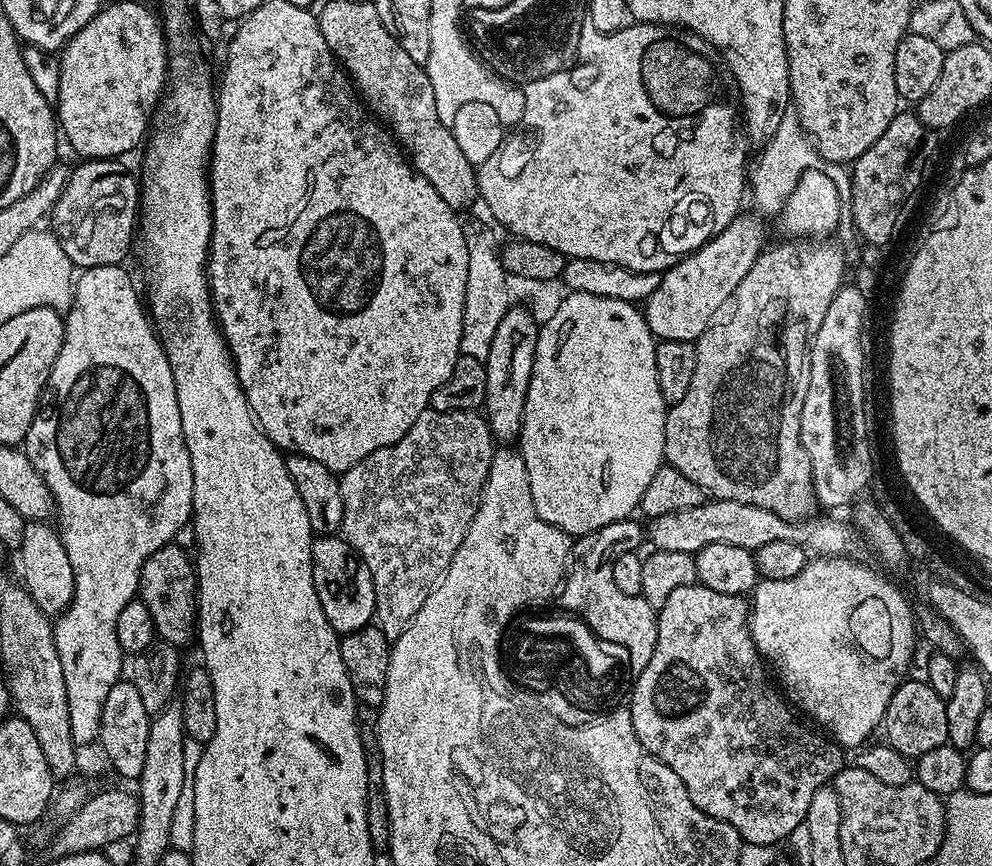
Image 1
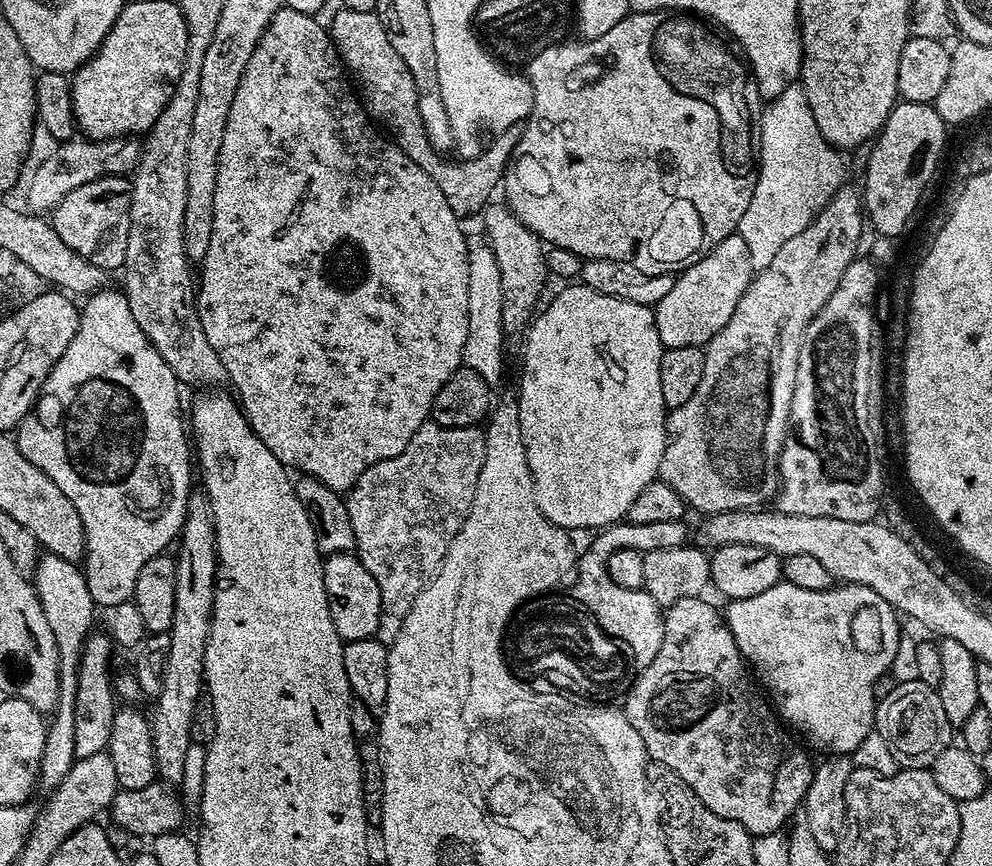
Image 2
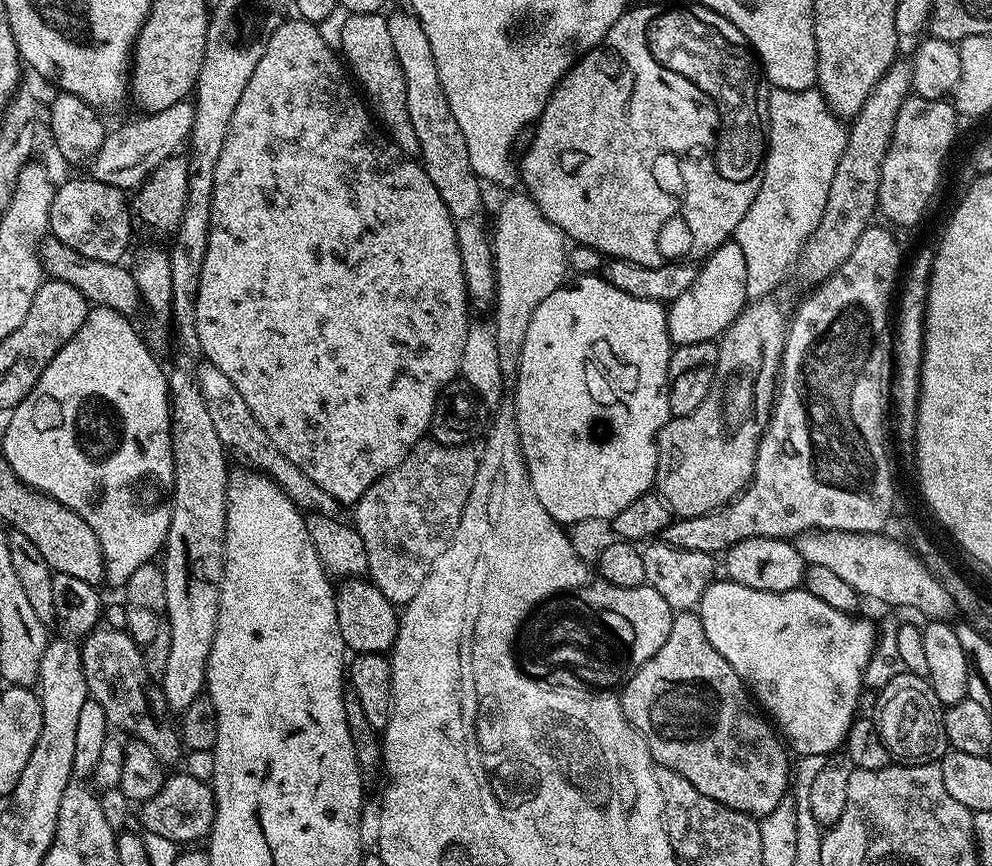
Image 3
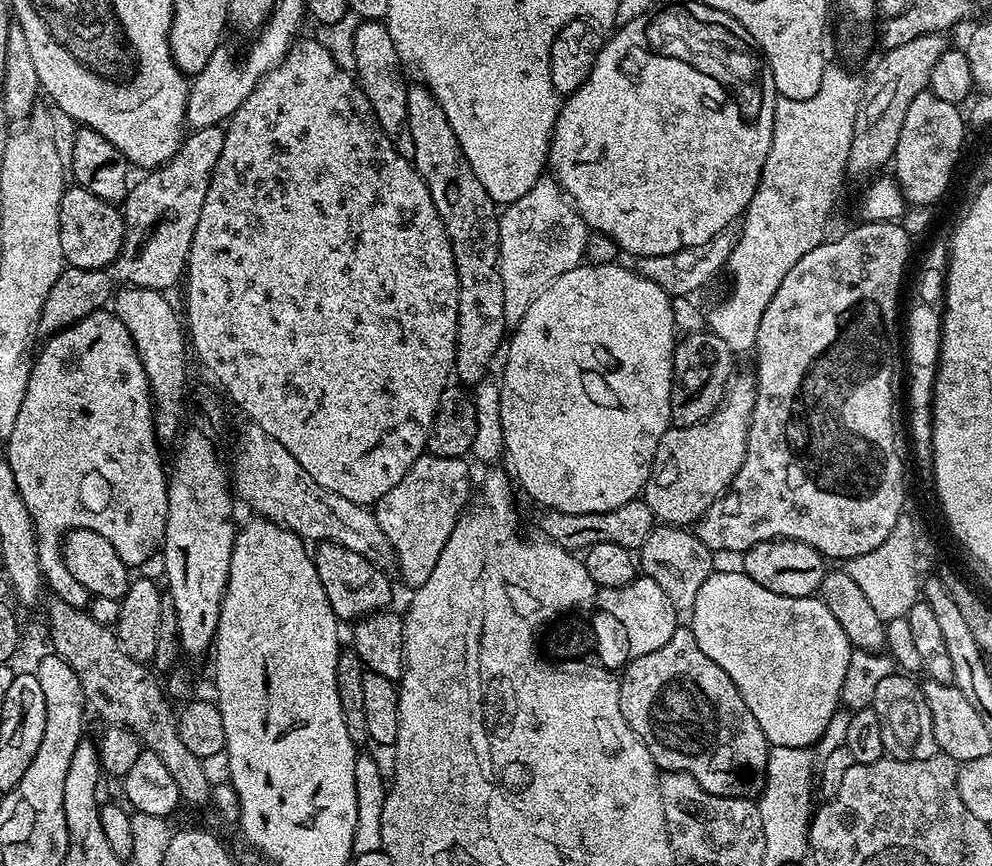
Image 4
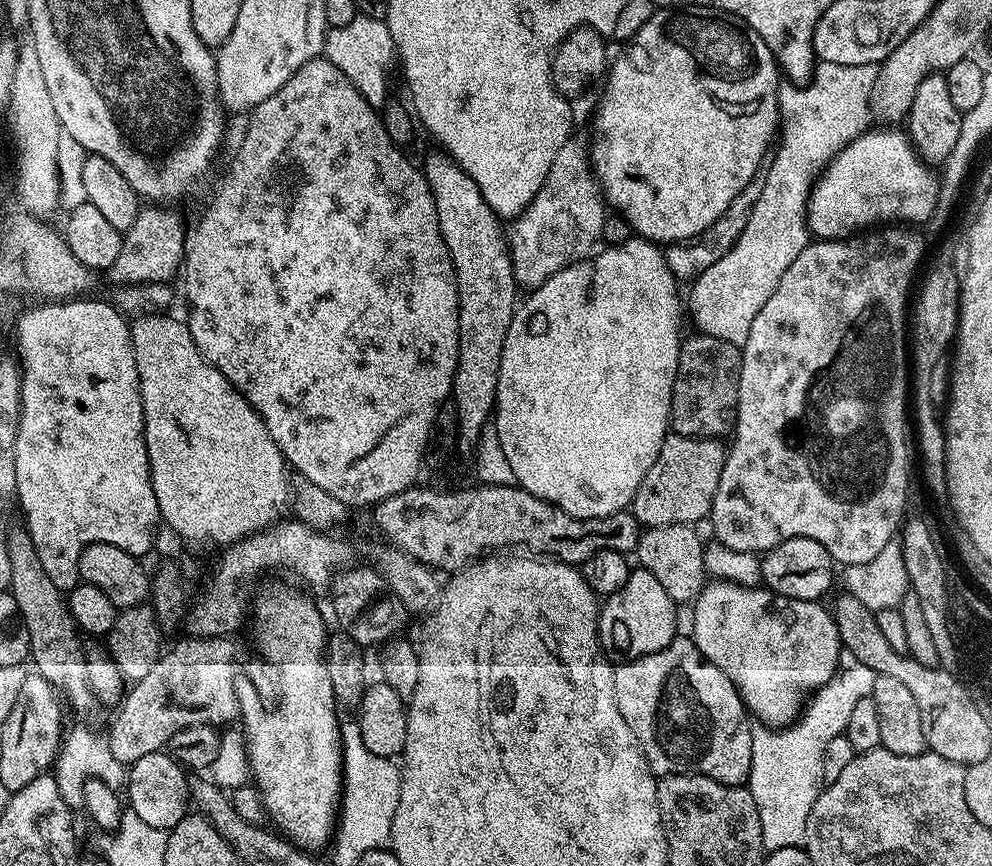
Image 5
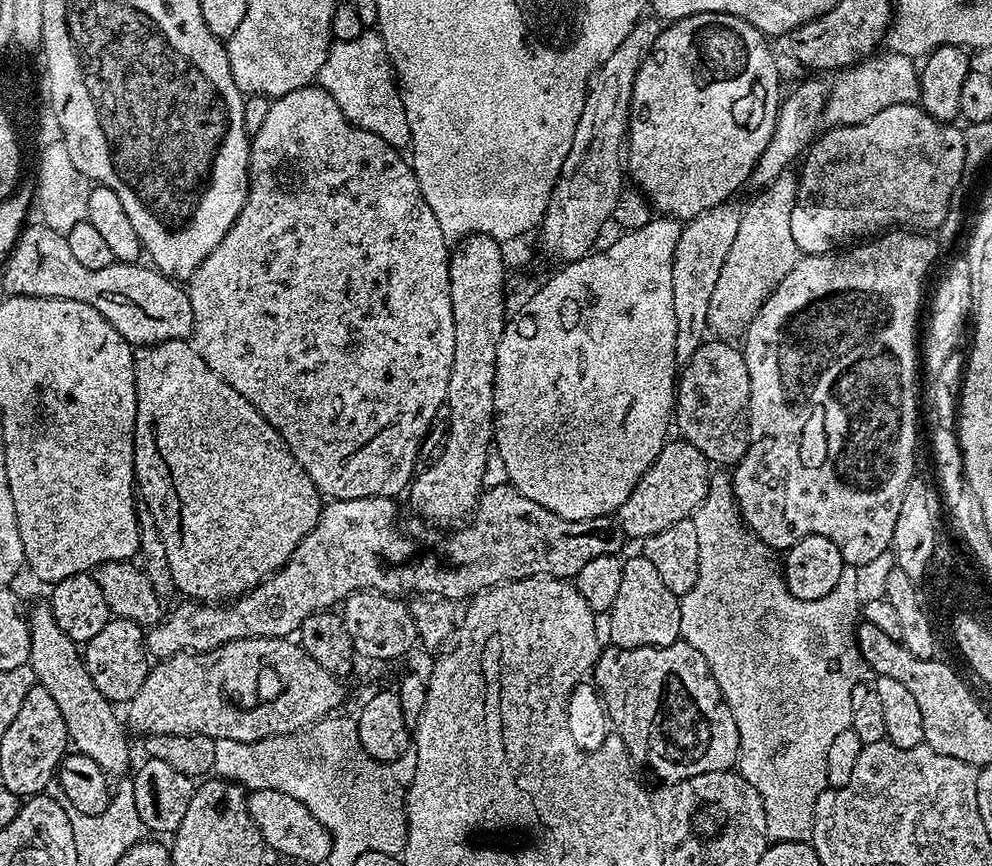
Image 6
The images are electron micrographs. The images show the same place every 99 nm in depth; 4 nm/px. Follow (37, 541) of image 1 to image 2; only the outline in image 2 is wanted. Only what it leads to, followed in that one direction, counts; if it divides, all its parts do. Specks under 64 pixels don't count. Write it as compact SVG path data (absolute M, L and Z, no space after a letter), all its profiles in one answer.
M51 554L41 555L36 563L35 572L30 579L38 594L38 602L42 606L42 614L46 614L46 622L54 633L54 642L58 646L58 702L54 715L47 721L46 750L42 750L42 766L39 783L45 789L57 788L66 778L70 766L77 760L74 754L74 694L78 690L78 670L82 663L80 651L84 648L84 639L92 628L92 619L98 613L98 605L92 600L90 586L86 582L79 563L58 558Z

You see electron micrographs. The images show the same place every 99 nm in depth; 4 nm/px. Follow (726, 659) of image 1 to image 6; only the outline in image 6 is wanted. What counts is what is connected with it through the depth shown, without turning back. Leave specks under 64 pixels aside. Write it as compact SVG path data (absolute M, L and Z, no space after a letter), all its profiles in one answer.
M682 638L661 648L605 647L596 661L594 684L612 719L613 729L623 738L633 757L644 756L657 781L675 782L707 772L727 772L737 763L740 734L734 714L706 658Z

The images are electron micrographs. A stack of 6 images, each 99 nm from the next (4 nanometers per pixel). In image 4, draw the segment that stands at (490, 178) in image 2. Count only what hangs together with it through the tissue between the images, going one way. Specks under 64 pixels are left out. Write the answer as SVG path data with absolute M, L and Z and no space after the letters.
M366 20L354 34L355 75L361 90L366 94L370 106L374 110L377 122L403 156L414 154L414 138L410 138L410 122L408 121L409 81L404 81L404 72L400 55L396 53L394 42L388 33L387 23L378 20Z

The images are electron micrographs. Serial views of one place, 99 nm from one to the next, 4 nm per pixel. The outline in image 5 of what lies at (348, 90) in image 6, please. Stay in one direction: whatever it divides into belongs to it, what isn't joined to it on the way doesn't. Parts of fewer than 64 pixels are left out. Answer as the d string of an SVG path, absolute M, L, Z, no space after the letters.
M356 15L354 22L346 26L329 28L324 38L323 55L337 67L340 73L356 87L362 98L373 106L388 96L388 63L394 60L394 45L387 23L378 18Z

